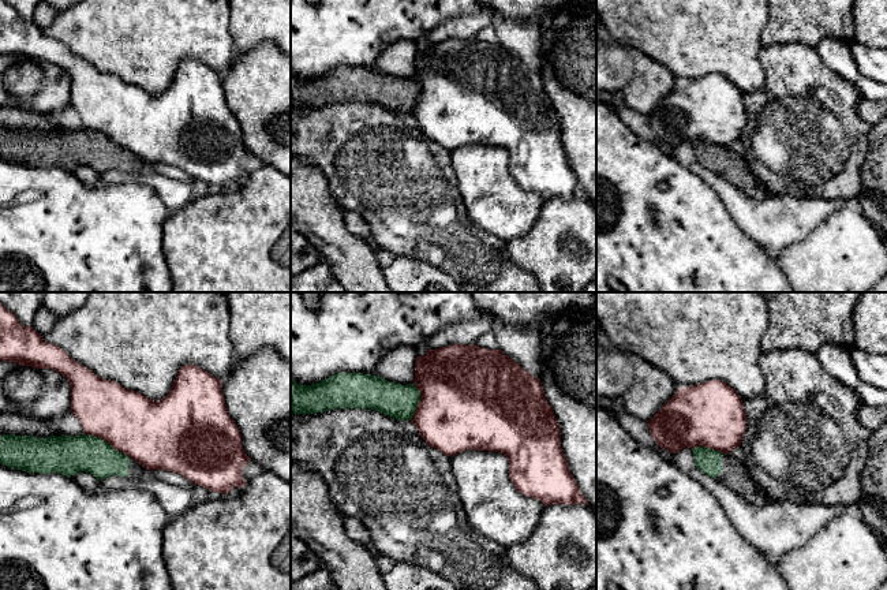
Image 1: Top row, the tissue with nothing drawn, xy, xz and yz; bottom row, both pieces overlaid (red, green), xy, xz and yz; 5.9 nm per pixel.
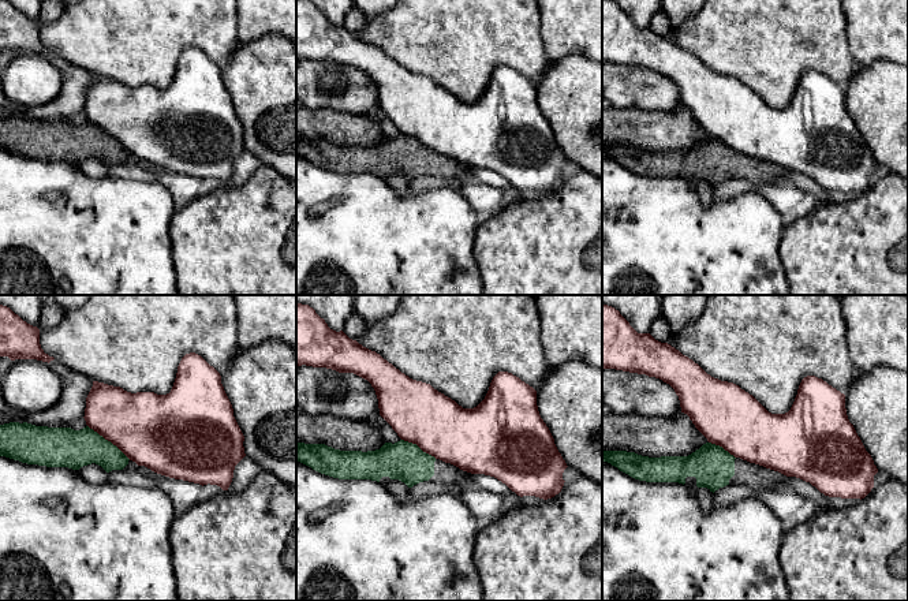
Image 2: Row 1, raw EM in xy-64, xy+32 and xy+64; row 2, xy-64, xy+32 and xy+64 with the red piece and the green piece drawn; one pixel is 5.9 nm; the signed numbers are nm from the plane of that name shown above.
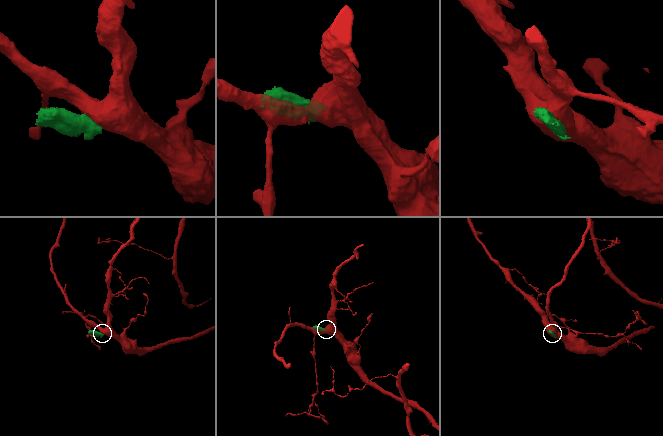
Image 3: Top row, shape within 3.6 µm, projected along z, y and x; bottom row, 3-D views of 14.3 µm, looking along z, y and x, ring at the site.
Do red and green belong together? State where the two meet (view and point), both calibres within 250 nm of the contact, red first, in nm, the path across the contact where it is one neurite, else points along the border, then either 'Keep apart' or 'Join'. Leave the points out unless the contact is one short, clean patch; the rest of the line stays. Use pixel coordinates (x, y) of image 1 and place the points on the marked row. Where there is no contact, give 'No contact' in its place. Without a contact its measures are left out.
Touches red at xy (108, 443). Thickness 380 nm (red) against 240 nm. Boundary: xy (86, 433), (104, 439), (130, 456). Keep apart

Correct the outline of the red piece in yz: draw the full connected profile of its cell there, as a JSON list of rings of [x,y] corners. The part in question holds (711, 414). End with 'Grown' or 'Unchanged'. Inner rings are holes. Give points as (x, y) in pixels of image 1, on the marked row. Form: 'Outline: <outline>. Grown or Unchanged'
Outline: [[[711,380],[680,388],[648,421],[648,429],[655,442],[671,453],[685,447],[729,453],[742,442],[746,414],[730,385]]]. Unchanged

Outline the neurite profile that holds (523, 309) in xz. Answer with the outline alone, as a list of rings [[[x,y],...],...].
[[[471,292],[478,310],[505,324],[536,329],[558,315],[596,315],[596,292]]]

